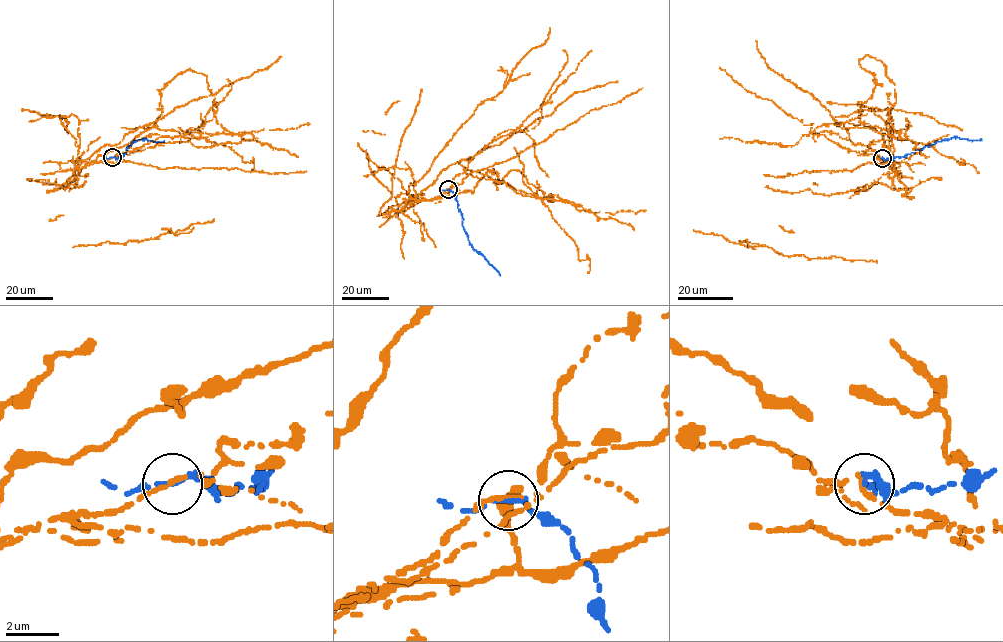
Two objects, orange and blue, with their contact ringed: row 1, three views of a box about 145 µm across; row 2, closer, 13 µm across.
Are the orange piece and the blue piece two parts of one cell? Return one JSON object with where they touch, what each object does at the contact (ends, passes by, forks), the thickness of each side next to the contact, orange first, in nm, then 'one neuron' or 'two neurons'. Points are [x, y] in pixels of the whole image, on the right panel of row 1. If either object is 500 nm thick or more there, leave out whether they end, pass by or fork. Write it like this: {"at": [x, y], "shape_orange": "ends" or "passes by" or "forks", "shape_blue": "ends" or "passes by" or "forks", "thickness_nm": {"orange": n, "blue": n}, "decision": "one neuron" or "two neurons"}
{"at": [882, 158], "shape_orange": "ends", "shape_blue": "passes by", "thickness_nm": {"orange": 200, "blue": 170}, "decision": "two neurons"}

